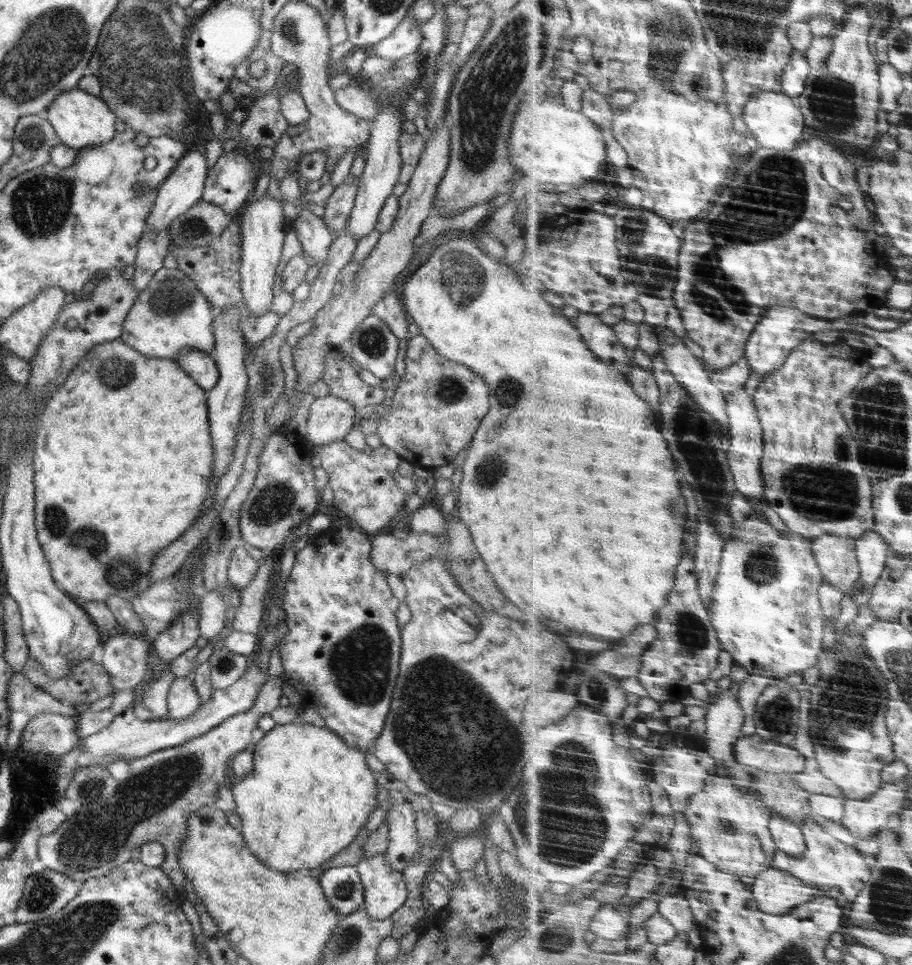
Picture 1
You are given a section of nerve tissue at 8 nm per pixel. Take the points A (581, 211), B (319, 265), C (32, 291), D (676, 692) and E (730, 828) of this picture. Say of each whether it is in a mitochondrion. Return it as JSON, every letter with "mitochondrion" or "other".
{"A":"other","B":"other","C":"other","D":"other","E":"mitochondrion"}

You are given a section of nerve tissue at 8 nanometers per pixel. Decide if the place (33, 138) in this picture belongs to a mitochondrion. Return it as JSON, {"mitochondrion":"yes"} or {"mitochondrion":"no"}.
{"mitochondrion":"yes"}

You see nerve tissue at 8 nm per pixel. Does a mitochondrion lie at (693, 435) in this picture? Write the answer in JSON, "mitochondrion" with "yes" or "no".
{"mitochondrion":"yes"}

